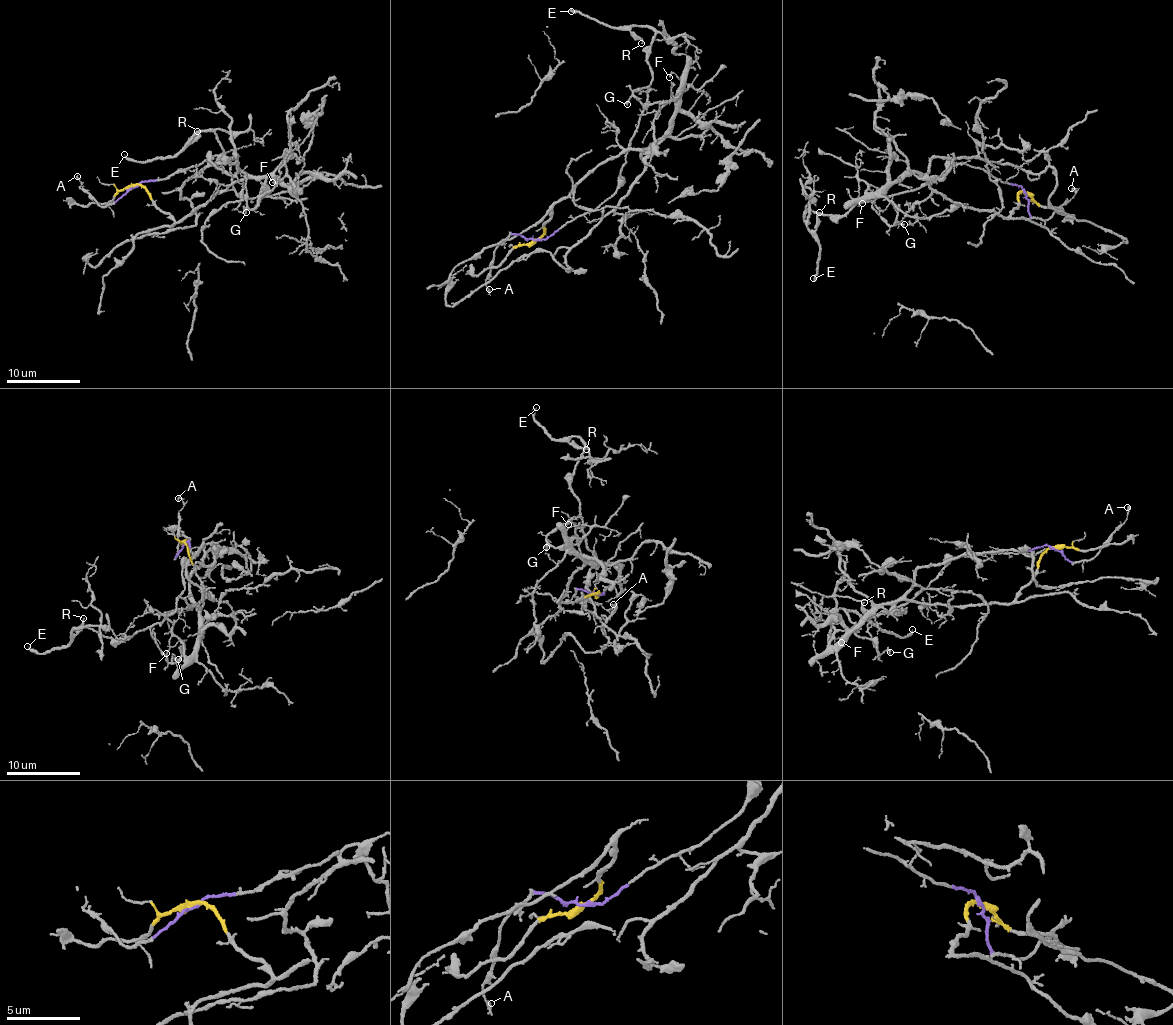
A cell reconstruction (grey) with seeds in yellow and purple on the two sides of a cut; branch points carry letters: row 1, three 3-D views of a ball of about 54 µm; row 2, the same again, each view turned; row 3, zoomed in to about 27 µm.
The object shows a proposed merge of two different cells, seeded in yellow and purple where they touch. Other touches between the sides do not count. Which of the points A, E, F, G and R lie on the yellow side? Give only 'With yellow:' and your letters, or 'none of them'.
With yellow: F, G

